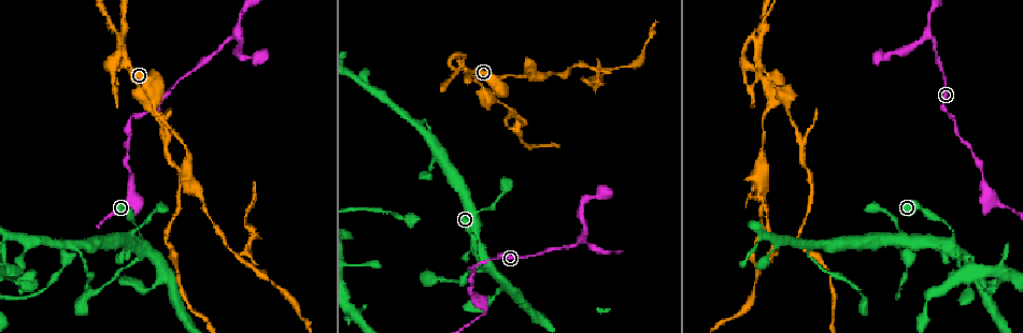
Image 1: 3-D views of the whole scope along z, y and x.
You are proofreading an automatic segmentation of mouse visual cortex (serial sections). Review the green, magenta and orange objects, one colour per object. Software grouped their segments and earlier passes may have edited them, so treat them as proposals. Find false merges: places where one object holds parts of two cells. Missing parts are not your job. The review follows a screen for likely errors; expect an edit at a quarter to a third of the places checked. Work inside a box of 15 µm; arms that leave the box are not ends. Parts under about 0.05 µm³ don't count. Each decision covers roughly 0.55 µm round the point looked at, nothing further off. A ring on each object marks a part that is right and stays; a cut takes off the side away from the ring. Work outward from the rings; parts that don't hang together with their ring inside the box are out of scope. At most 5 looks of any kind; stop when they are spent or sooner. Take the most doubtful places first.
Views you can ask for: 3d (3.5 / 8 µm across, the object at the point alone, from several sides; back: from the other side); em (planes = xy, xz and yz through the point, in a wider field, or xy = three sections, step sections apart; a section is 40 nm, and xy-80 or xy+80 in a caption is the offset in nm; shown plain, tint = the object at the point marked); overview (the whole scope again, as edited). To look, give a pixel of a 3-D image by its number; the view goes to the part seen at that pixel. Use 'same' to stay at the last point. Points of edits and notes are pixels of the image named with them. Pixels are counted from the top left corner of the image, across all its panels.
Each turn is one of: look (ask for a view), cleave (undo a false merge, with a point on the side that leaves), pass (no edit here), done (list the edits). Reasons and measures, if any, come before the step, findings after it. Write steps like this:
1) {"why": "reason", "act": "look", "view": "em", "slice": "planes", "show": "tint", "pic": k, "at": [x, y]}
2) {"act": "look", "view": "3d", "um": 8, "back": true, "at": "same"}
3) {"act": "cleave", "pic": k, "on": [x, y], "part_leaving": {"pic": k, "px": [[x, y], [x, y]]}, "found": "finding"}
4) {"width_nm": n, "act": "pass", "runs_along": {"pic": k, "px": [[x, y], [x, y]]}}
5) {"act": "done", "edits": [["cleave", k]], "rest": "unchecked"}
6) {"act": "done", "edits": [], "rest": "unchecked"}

{"act": "look", "view": "3d", "um": 8, "pic": 1, "at": [252, 267]}

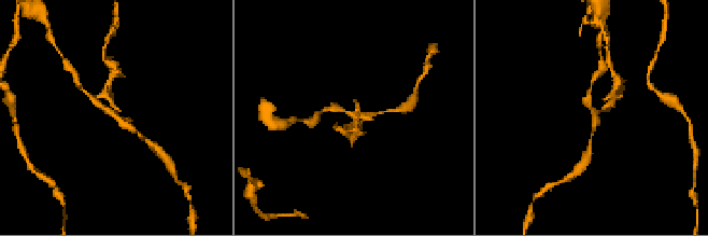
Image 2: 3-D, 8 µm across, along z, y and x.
{"why": "shape alone is not enough", "act": "look", "view": "em", "slice": "planes", "show": "tint", "pic": 2, "at": [594, 114]}

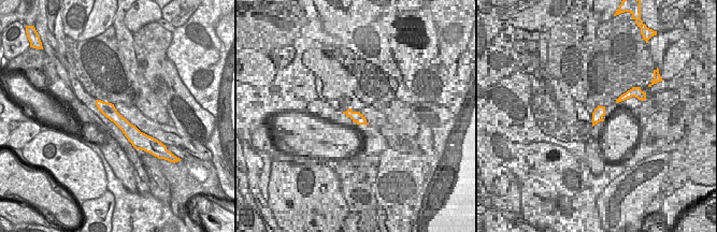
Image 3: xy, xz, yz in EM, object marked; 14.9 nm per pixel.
{"width_nm": 200, "act": "pass", "runs_along": {"pic": 3, "px": [[98, 102], [135, 136], [142, 136]]}, "found": "continuous, no second cell"}

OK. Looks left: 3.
{"why": "three-way junction", "act": "look", "view": "3d", "um": 3.5, "back": true, "pic": 1, "at": [464, 72]}

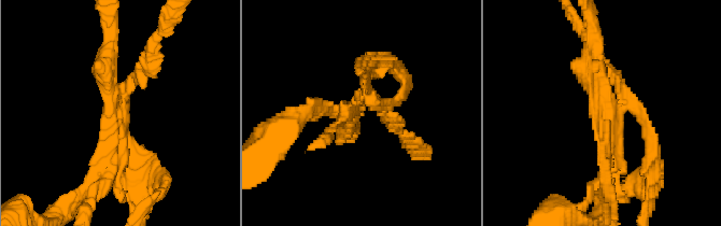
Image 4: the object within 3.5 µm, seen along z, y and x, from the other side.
{"arms": 3, "arm_widths_nm": [150, 150, 250], "act": "look", "view": "em", "slice": "xy", "step": 5, "show": "tint", "pic": 4, "at": [113, 130]}

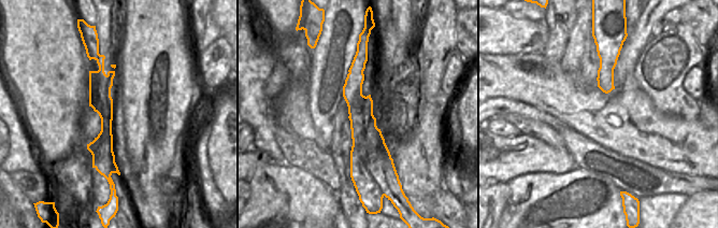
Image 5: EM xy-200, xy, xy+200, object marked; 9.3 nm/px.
{"width_nm": 280, "act": "cleave", "pic": 4, "on": [649, 133], "found": "a second cell is stuck on"}

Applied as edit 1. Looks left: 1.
{"act": "done", "edits": [["cleave", 4]], "rest": "unchecked"}

